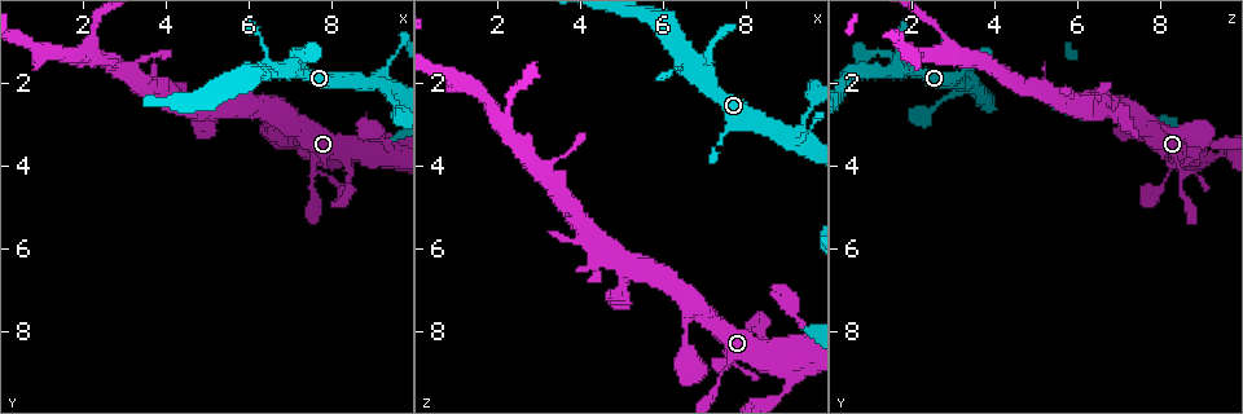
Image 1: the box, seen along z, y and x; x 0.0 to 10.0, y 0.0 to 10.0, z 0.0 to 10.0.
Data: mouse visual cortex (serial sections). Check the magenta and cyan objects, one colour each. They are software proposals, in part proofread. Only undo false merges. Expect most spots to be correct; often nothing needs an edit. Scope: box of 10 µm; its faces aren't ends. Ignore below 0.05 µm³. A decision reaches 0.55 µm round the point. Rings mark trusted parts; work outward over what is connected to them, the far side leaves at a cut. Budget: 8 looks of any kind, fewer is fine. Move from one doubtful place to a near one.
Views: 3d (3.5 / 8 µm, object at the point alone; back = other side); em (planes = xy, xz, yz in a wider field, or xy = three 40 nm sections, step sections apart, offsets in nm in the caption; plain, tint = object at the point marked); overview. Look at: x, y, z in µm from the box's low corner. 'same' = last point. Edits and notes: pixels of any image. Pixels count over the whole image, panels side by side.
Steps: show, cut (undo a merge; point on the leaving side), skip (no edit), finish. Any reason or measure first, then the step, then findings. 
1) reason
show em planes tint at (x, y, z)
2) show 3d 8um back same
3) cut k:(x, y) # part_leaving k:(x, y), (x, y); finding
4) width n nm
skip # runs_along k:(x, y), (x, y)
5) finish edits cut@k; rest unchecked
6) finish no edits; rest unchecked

thin neck
show 3d 8um at (9.05, 2.00, 3.20)

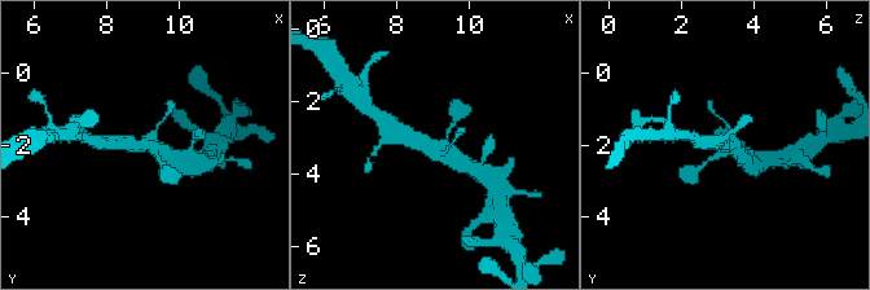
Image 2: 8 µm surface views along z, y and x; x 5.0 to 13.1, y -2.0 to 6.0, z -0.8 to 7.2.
arms 4; arm_widths 100, 150, 400, 400 nm; now the EM
show em xy step 1 tint same

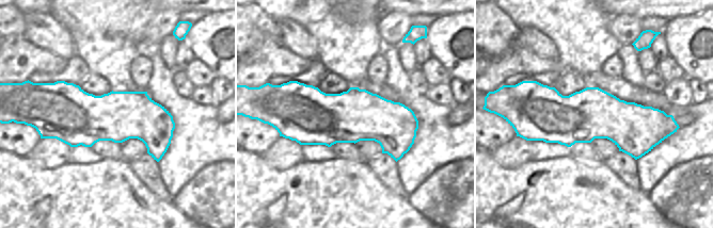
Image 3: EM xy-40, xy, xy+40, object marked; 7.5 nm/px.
skip # runs_along 3:(524, 109), (665, 121); one cell here

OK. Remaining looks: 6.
two arms in line, one across
show 3d 3.5um back at (6.90, 1.65, 1.80)

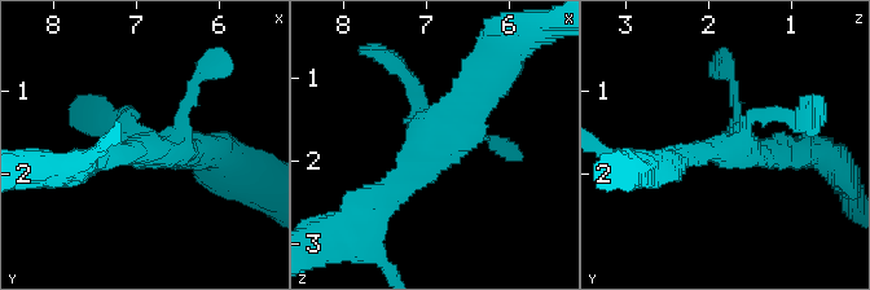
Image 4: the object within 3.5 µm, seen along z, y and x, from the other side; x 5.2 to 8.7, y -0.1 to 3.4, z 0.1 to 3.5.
now the EM
show em xy step 3 tint at (6.90, 1.70, 1.80)

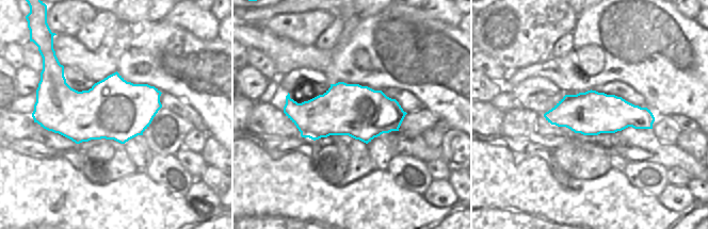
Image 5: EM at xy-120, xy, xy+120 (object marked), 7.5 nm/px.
skip # runs_along 4:(376, 202), (471, 117), (487, 80); one cell here

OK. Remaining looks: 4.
abrupt turn
show 3d 3.5um at (4.45, 2.35, 6.25)

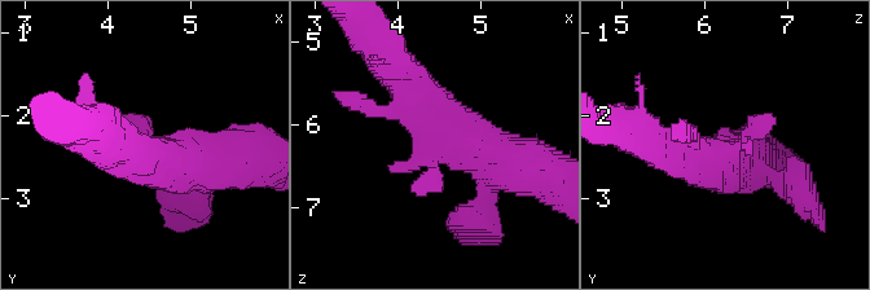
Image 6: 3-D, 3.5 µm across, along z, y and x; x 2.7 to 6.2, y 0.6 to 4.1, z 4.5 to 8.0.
show em xy step 3 tint at (4.50, 2.45, 6.35)

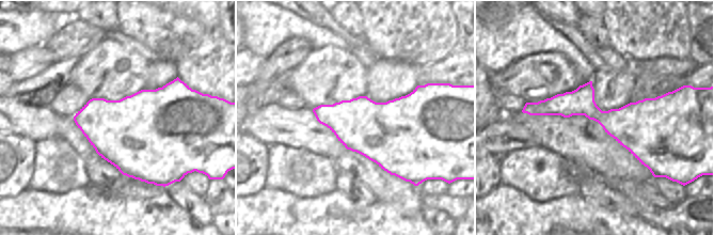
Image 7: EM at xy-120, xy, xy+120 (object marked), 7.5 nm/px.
skip # runs_along 7:(526, 109), (664, 119); all the same cell

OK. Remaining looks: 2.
abrupt turn
show 3d 3.5um at (9.25, 3.75, 8.55)

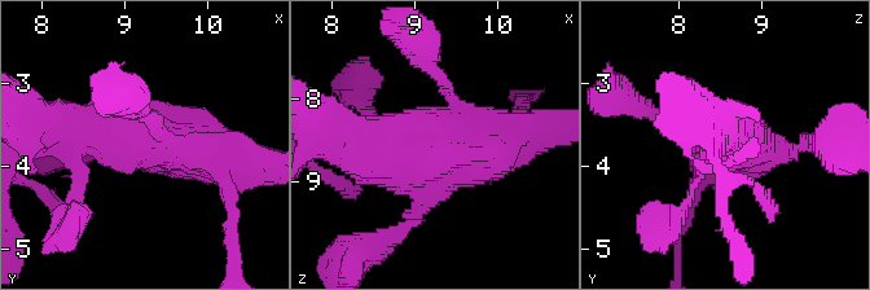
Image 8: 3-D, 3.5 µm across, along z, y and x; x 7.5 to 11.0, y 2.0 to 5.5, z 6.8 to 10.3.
need the tissue
show em xy step 3 tint at (9.20, 3.80, 8.55)

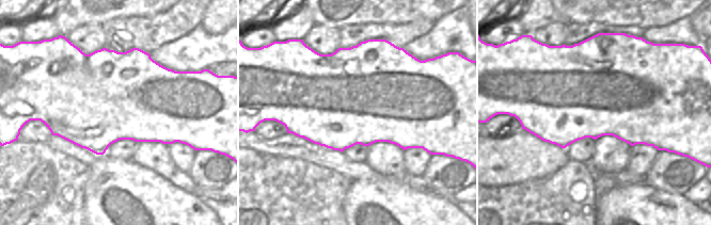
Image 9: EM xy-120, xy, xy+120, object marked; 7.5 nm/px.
width 750 nm
skip # runs_along 8:(334, 137), (453, 101); all the same cell

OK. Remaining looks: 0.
finish no edits; rest unchecked

